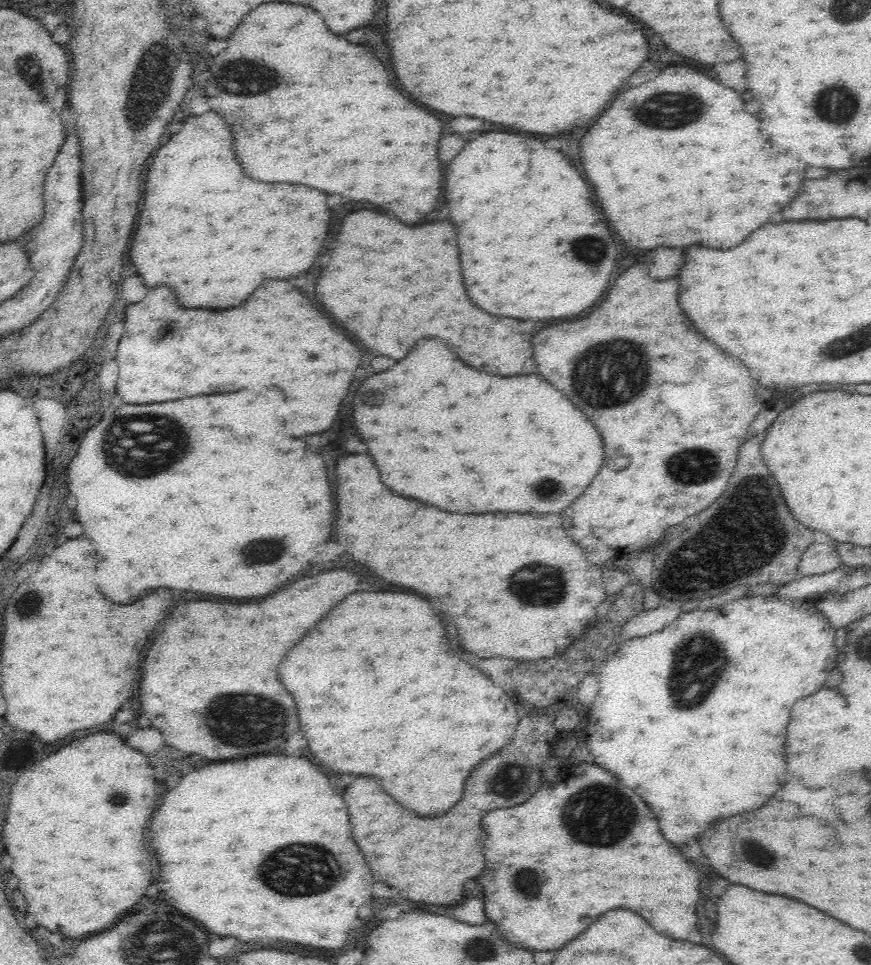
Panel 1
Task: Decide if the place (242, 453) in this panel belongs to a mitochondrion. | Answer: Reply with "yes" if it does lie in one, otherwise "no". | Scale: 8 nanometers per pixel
no

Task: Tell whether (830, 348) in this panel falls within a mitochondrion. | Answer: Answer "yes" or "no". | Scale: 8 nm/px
yes

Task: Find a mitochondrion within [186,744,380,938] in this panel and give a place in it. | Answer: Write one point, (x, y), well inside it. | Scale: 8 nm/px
(293, 869)

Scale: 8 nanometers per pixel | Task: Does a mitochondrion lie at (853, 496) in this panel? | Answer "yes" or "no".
no

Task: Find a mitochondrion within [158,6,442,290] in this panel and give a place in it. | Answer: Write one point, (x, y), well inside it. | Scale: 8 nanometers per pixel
(242, 75)

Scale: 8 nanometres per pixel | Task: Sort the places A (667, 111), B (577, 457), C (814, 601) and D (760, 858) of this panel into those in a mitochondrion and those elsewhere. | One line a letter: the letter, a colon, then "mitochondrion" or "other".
A: mitochondrion
B: other
C: other
D: mitochondrion

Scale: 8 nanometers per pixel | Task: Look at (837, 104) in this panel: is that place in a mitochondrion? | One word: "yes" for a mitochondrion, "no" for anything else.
yes

